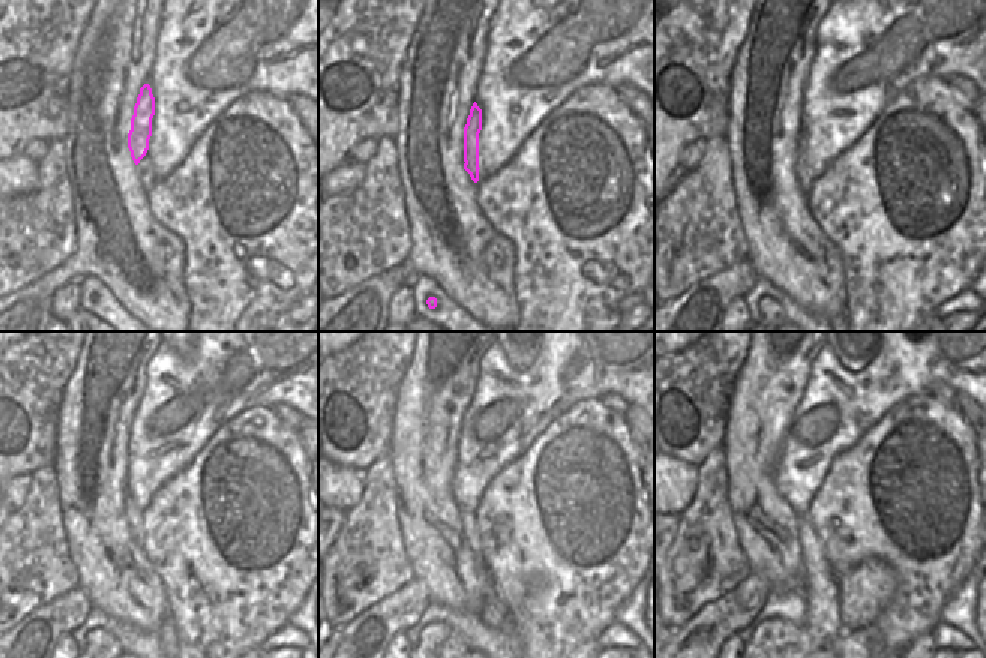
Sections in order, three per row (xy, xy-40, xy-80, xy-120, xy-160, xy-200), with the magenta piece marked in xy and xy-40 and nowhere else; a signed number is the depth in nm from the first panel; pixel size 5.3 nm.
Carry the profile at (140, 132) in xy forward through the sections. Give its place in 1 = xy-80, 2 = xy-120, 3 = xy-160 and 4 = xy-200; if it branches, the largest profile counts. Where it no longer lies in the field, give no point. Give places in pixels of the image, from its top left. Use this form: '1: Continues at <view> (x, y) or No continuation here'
1: Continues at xy-80 (805, 179)
2: Continues at xy-120 (132, 514)
3: Continues at xy-160 (467, 517)
4: Continues at xy-200 (821, 625).

